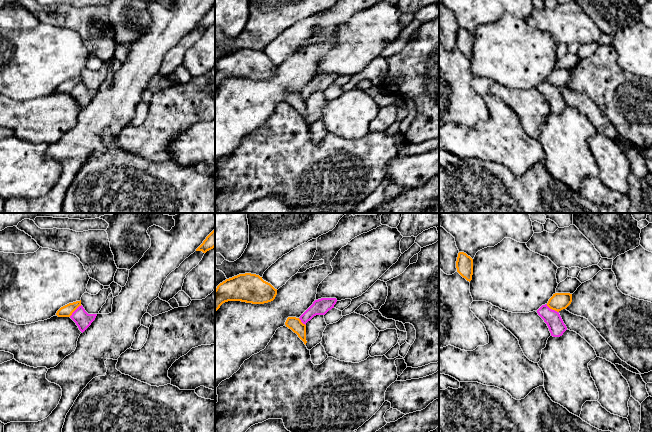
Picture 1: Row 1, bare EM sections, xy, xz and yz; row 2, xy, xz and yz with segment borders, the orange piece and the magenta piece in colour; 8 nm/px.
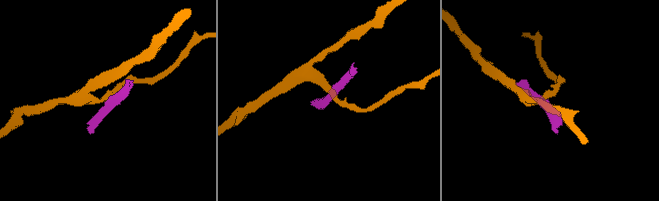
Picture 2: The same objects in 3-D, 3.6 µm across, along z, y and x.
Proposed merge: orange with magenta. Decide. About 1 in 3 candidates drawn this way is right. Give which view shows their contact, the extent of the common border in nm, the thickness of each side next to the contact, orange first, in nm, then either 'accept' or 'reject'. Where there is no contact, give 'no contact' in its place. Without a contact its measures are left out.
yz | 120 nm | 140/140 nm | reject

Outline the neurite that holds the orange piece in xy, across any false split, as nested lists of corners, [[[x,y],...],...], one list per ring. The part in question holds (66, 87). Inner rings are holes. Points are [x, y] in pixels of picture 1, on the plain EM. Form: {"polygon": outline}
{"polygon": [[[81,76],[80,77],[76,77],[73,79],[69,79],[63,83],[61,83],[56,91],[58,93],[70,93],[72,91],[72,89],[79,83],[81,82]]]}

